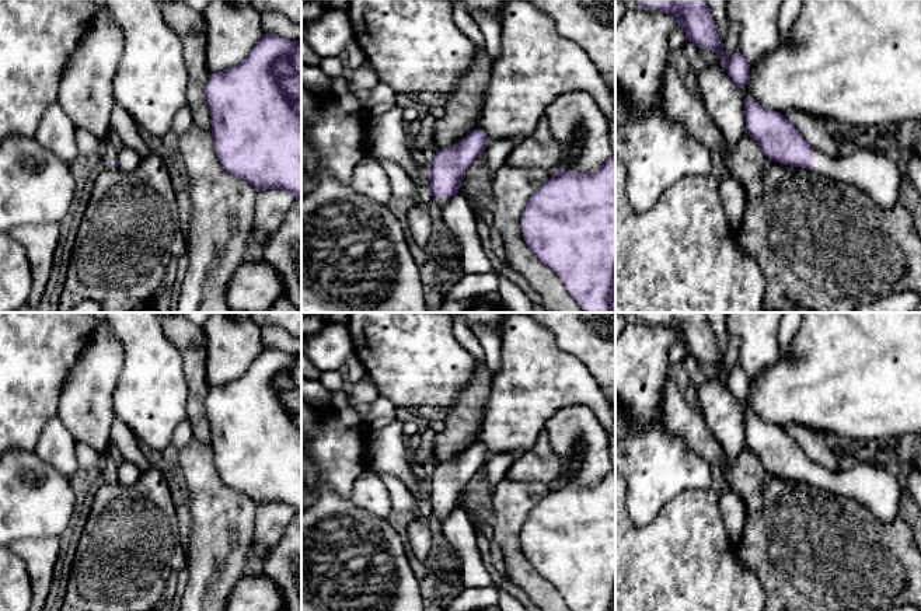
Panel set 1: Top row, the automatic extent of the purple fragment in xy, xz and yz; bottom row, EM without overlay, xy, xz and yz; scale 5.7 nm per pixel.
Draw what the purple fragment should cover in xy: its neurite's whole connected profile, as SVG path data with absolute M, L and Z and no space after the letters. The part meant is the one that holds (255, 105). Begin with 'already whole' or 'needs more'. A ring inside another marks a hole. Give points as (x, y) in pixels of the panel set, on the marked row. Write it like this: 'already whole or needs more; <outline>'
already whole; M265 34L240 63L210 73L205 94L213 147L223 168L247 181L257 192L278 188L301 200L301 39Z

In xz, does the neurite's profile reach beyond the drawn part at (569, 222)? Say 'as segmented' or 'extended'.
as segmented

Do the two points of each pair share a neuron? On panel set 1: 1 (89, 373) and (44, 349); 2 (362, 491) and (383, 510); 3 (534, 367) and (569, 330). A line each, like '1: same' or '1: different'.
1: different
2: same
3: different

